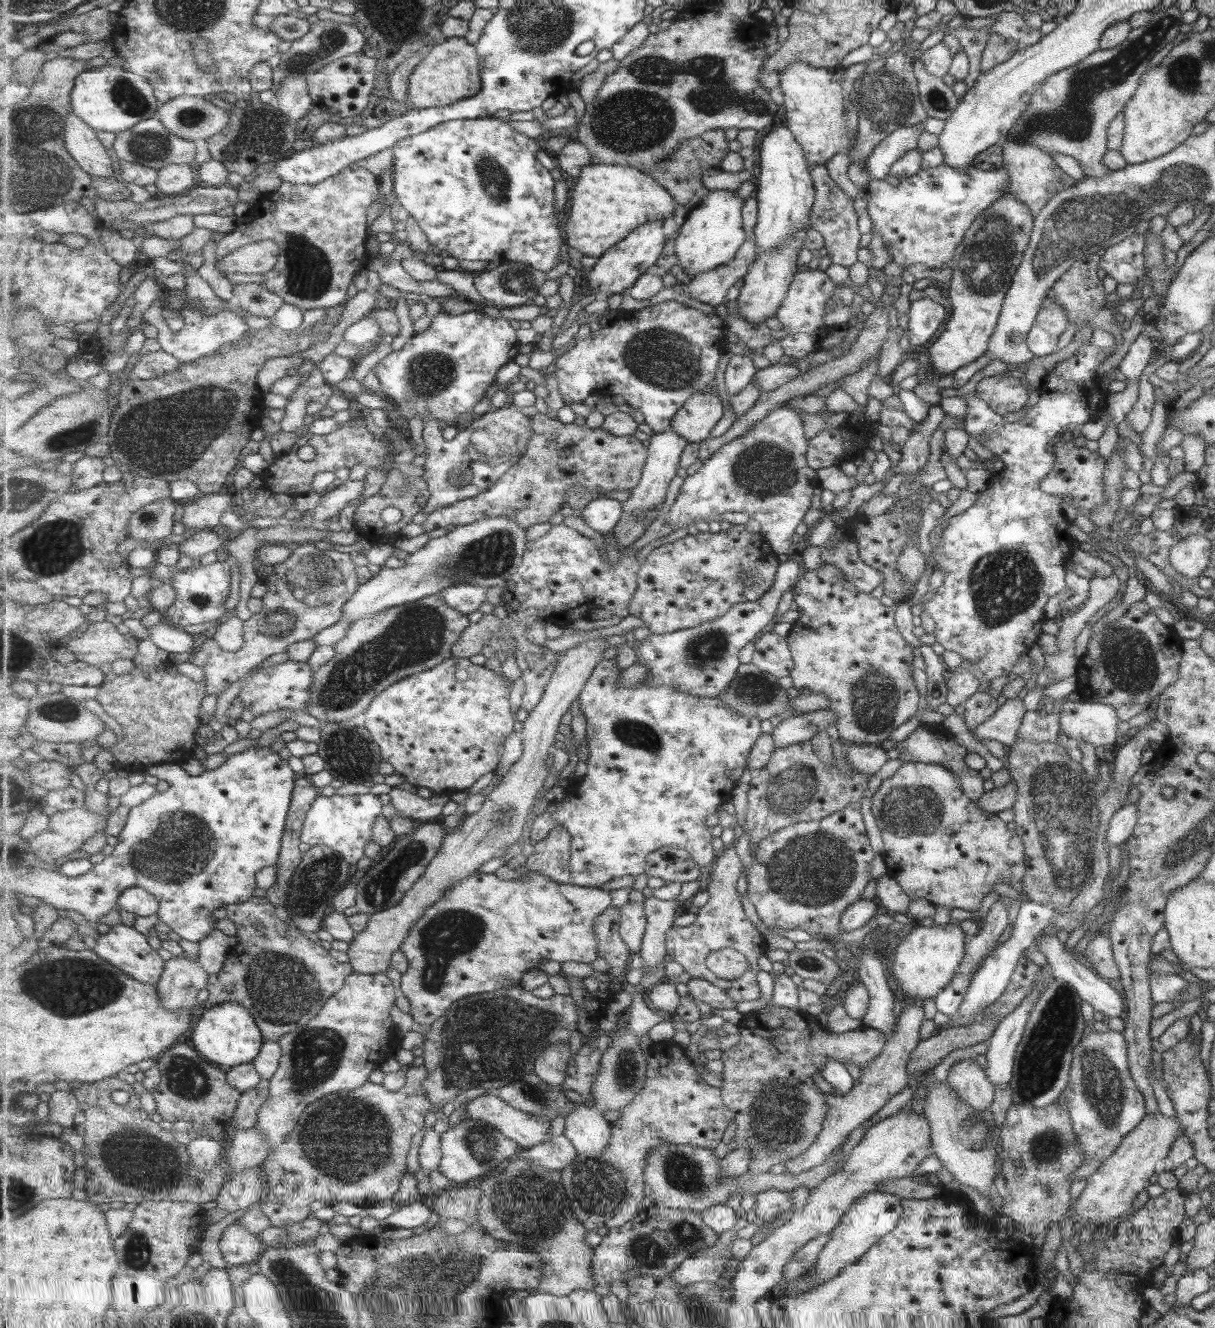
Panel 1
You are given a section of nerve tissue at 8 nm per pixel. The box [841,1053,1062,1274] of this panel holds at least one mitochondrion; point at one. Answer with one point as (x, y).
(978, 1132)

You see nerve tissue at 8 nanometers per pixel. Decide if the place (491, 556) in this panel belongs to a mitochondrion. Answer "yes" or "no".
yes

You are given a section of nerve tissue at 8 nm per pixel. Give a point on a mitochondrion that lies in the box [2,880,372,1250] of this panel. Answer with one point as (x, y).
(283, 990)

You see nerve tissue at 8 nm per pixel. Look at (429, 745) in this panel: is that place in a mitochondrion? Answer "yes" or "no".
no

